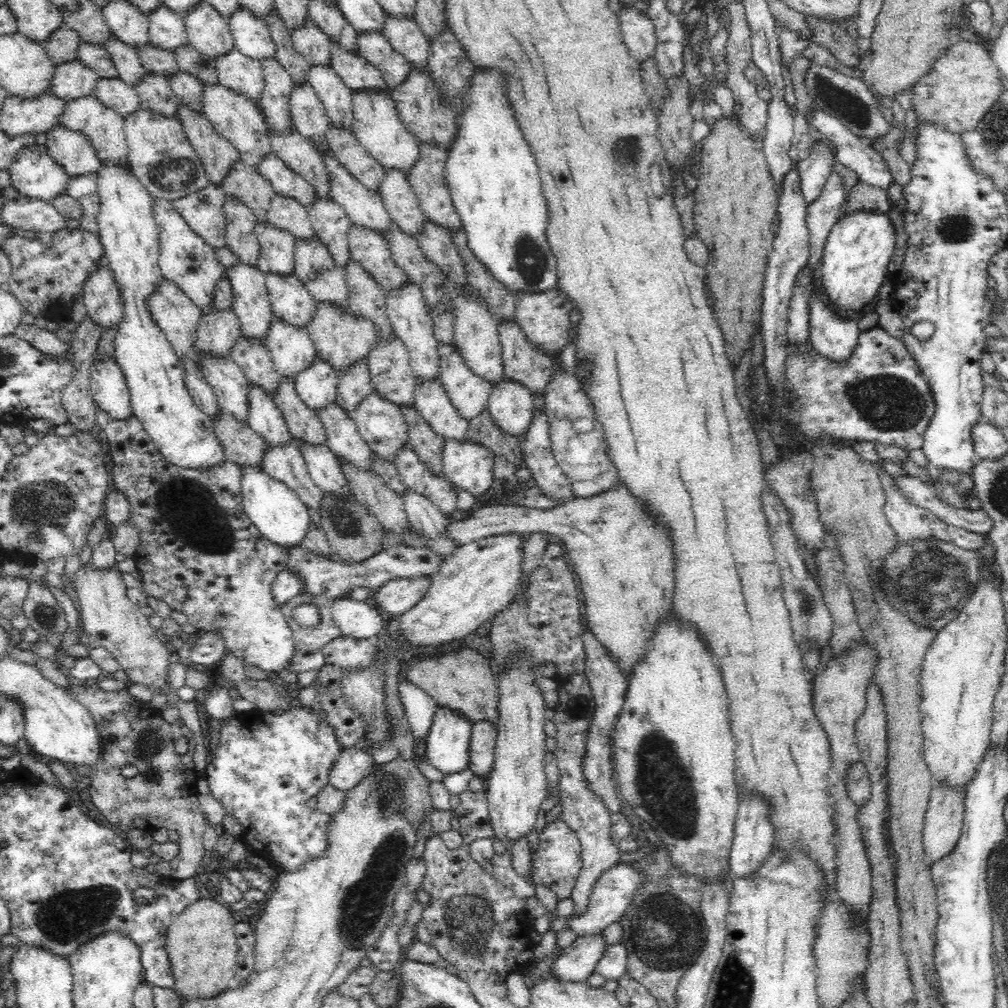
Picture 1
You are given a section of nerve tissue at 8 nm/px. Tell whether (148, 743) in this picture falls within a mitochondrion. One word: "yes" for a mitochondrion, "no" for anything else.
yes

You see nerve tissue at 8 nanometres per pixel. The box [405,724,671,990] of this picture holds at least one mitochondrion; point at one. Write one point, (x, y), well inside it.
(468, 919)

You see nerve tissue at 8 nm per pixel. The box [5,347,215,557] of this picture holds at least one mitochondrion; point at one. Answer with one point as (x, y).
(44, 510)

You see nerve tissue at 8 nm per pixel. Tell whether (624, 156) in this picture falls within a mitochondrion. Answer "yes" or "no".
yes

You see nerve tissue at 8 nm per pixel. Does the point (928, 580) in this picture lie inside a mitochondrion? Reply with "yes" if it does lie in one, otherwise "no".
yes

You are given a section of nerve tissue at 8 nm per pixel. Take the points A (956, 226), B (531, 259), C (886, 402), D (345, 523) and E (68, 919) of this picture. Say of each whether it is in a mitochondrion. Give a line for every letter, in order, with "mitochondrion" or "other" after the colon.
A: mitochondrion
B: mitochondrion
C: mitochondrion
D: mitochondrion
E: mitochondrion

